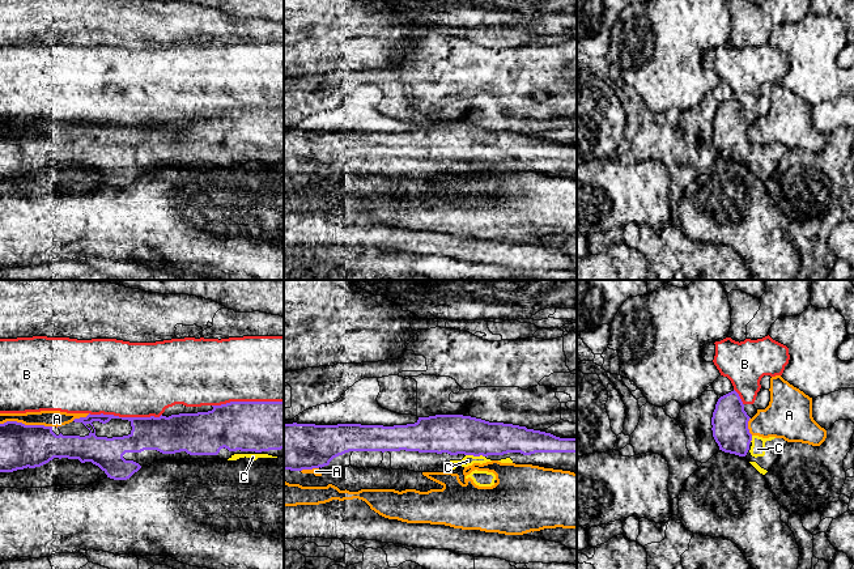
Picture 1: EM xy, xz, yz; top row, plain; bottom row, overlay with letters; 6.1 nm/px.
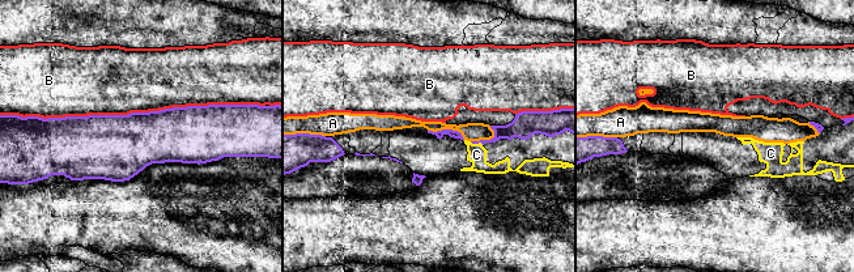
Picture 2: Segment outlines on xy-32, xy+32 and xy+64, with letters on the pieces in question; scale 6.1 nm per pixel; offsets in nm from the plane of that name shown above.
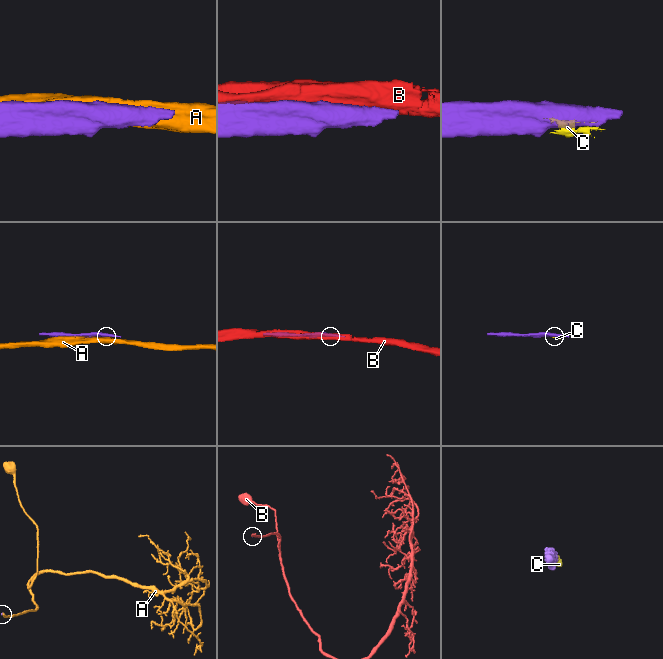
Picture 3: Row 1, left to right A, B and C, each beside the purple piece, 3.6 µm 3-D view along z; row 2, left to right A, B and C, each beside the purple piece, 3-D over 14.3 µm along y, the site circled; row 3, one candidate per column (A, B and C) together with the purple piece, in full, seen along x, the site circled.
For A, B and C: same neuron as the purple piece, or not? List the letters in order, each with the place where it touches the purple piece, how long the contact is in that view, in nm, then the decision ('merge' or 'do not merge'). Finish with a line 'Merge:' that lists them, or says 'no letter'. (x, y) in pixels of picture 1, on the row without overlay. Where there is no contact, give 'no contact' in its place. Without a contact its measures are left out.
A: meets purple in xy at (26, 132); contact 320 nm long; do not merge
B: meets purple in xy at (126, 124); contact 440 nm long; do not merge
C: meets purple in xz at (475, 162); contact 120 nm long; merge
Merge: C

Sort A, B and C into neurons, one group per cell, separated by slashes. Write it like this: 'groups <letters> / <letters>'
groups A / B / C

